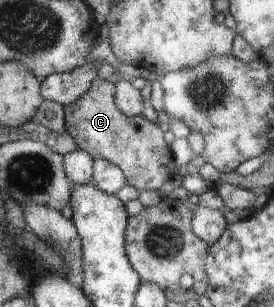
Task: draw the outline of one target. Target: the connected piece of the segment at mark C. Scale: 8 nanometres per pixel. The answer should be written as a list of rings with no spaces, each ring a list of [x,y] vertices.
[[[100,79],[92,80],[91,89],[64,108],[64,127],[76,142],[76,147],[84,150],[95,160],[104,158],[119,167],[128,185],[138,192],[145,189],[156,191],[170,177],[177,173],[176,161],[159,125],[145,116],[125,116],[113,101],[114,84]]]

